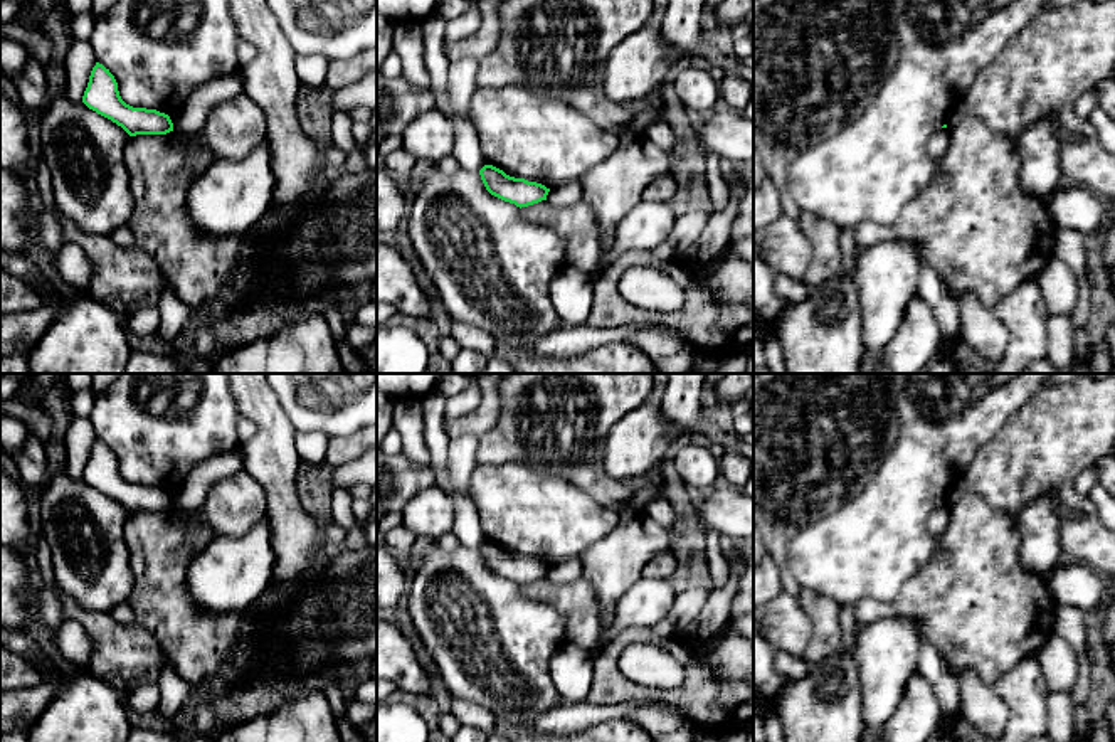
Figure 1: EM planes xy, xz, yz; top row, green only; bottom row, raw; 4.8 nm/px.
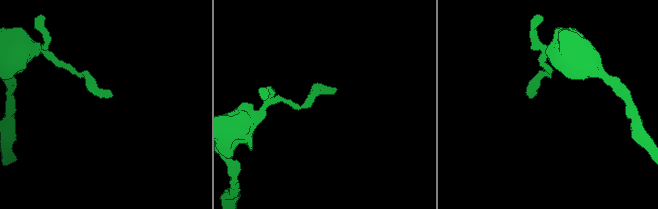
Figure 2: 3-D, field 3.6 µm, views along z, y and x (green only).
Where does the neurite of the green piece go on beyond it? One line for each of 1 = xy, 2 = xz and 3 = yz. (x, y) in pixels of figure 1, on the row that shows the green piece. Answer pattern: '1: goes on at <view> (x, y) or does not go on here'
1: does not go on here
2: does not go on here
3: does not go on here

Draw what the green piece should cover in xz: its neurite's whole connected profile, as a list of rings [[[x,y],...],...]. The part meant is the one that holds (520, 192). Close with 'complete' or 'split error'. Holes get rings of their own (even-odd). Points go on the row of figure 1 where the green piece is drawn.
[[[484,165],[479,170],[479,175],[491,195],[515,204],[520,209],[547,200],[547,195],[550,192],[550,188],[542,183],[510,177],[493,165]]]; complete

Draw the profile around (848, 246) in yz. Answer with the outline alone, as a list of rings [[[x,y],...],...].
[[[846,227],[839,234],[839,247],[844,268],[849,268],[858,254],[856,234],[853,227]]]

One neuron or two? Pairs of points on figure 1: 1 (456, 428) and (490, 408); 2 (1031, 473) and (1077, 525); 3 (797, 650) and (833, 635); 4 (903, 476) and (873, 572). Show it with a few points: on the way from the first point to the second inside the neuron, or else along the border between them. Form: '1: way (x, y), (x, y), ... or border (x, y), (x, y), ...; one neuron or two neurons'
1: way (465, 424), (475, 423), (481, 416); one neuron
2: way (1046, 476), (1070, 500), (1075, 510); one neuron
3: border (803, 606), (811, 625), (811, 640), (804, 658); two neurons
4: way (898, 500), (873, 549); one neuron

